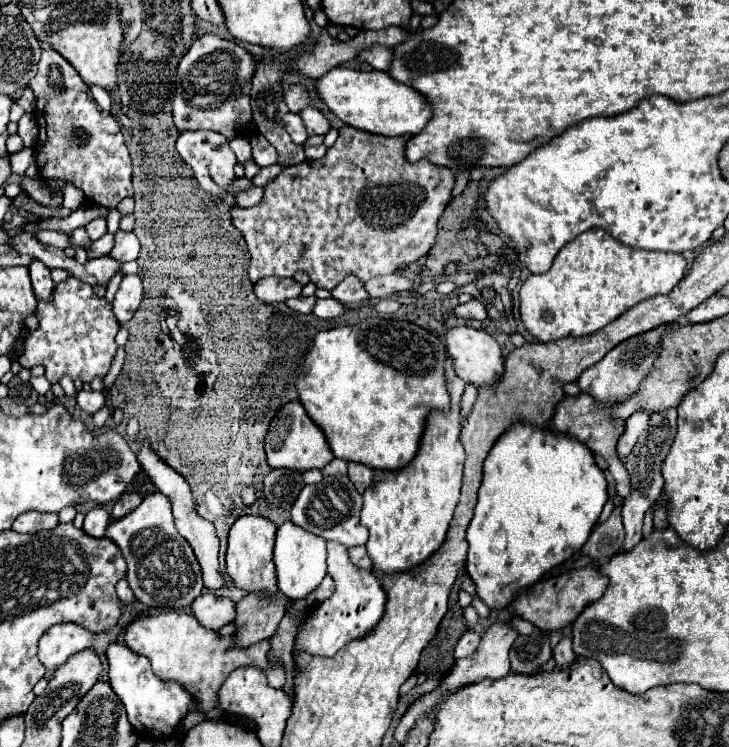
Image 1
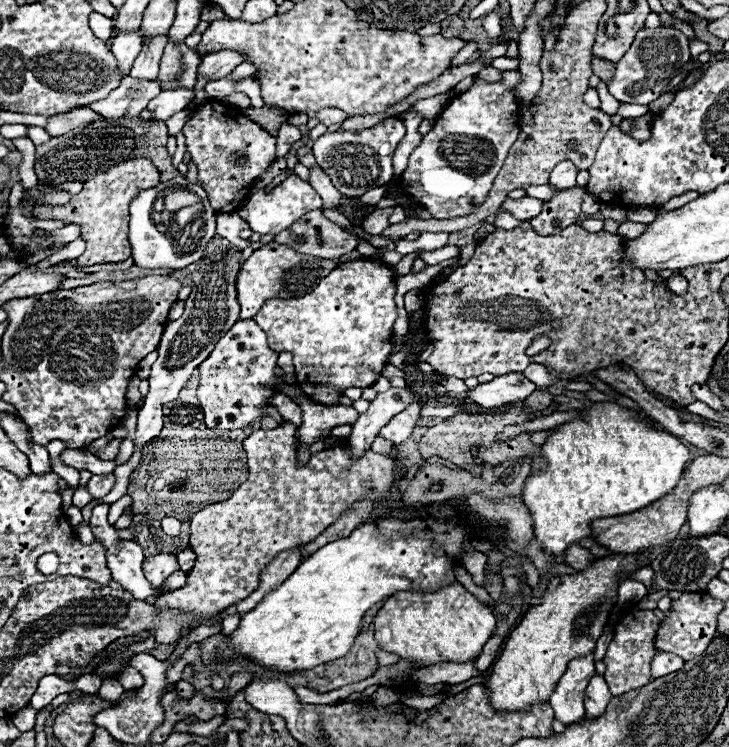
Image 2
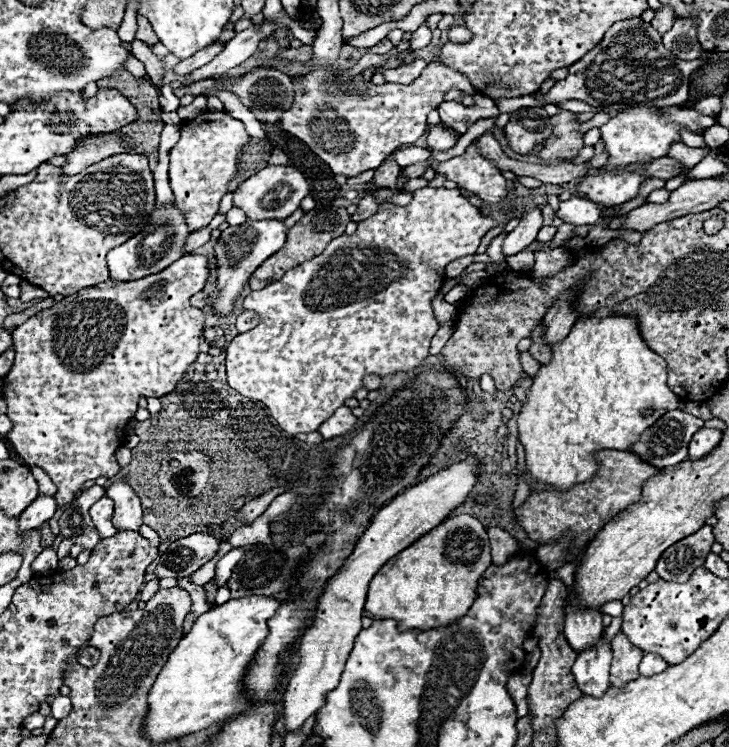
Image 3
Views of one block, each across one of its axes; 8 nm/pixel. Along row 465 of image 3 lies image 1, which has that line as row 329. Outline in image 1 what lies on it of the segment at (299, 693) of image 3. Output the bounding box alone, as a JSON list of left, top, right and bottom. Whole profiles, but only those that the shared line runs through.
[446,326,504,386]

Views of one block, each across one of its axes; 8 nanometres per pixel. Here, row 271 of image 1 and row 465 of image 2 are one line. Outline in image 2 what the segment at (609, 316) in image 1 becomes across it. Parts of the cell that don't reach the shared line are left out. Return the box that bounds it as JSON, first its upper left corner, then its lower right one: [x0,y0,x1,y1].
[524,402,690,558]

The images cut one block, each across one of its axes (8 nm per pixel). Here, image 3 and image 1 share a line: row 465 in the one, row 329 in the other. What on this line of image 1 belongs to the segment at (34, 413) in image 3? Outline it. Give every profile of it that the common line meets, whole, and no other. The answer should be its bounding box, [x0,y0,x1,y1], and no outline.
[18,278,120,384]

